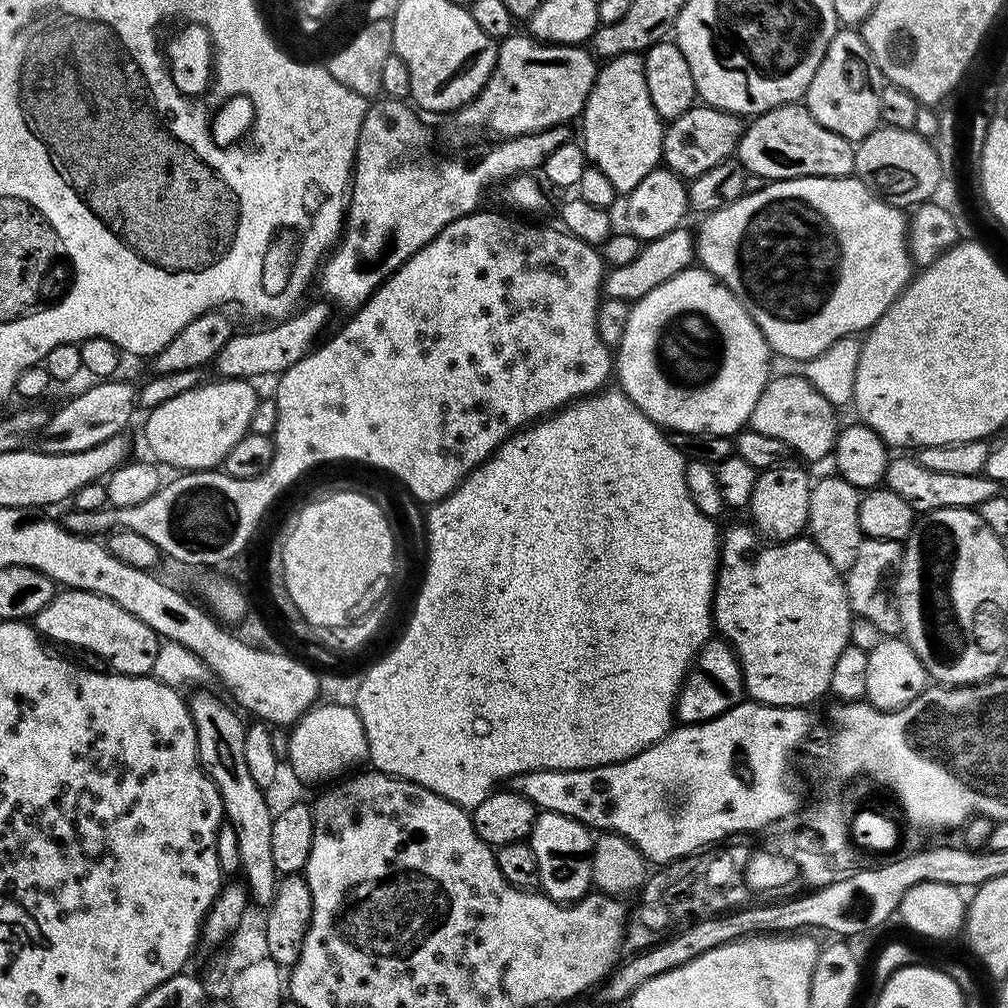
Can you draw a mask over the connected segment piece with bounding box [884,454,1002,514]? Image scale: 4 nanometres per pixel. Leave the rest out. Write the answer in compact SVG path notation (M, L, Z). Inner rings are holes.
M900 454L900 457L889 459L888 469L884 471L884 484L894 494L902 494L911 502L917 513L933 512L943 508L971 508L979 509L986 498L994 498L1001 495L1001 485L983 474L967 476L966 474L942 474L922 466L915 458L908 454Z

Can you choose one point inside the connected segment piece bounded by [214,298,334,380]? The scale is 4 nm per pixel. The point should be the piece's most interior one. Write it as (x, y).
(272, 350)

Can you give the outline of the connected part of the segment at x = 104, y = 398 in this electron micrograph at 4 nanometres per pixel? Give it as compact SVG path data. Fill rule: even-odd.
M109 378L93 385L51 413L38 444L39 451L50 454L78 454L125 431L124 427L132 420L132 411L137 411L138 408L135 387L120 381L120 378Z

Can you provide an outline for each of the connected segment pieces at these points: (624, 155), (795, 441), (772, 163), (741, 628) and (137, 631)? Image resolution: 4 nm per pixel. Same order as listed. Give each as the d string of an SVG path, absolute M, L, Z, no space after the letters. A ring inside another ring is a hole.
M638 52L613 56L596 73L596 80L584 103L584 155L610 178L618 194L627 194L655 168L661 167L664 154L665 121L650 102L646 86L644 57Z
M802 374L796 376L776 376L769 379L768 385L758 394L754 410L750 414L747 427L758 434L778 438L793 453L797 452L804 460L824 460L833 455L836 446L837 409L832 407Z
M800 102L783 104L755 117L744 129L744 136L740 140L738 149L738 159L744 165L745 172L753 177L761 176L761 181L764 182L793 180L807 176L851 177L856 170L856 150L853 141L842 138L842 134L834 134L826 130L826 126L818 126L818 122L814 122L808 109Z
M736 524L733 528L723 529L722 532L720 567L716 574L716 594L712 597L712 618L715 631L736 649L736 654L740 658L740 669L744 675L745 693L755 703L782 706L783 708L812 706L815 700L829 695L830 678L834 674L834 662L838 662L838 654L842 654L842 650L846 650L846 646L850 643L850 626L854 613L848 601L848 586L845 577L838 570L834 570L834 566L830 566L826 554L822 554L822 550L818 550L818 546L810 538L768 542L763 545L765 548L760 548L762 540L755 527L745 524Z
M77 588L57 591L55 598L38 610L34 627L41 637L48 639L49 636L60 644L73 644L101 656L111 671L121 672L123 676L149 675L162 643L146 622L138 622L138 618L134 618L130 610L122 610L118 602L110 602L110 598Z

